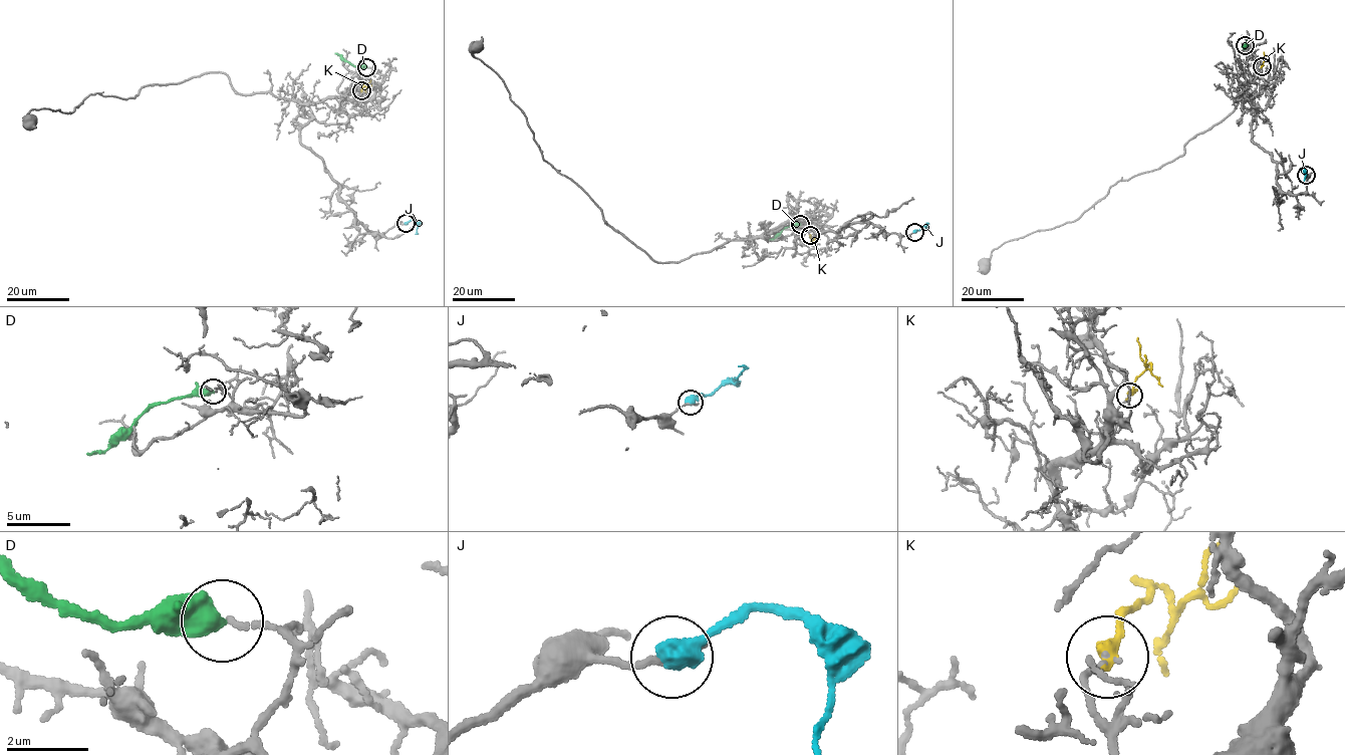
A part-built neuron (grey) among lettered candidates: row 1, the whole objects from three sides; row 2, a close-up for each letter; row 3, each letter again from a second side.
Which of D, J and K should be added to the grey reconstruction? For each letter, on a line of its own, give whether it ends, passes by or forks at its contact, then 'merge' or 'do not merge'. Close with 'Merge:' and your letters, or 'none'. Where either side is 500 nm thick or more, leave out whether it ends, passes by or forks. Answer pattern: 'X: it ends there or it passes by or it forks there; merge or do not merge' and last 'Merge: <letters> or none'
D: do not merge
J: it ends there; do not merge
K: it ends there; merge
Merge: K

